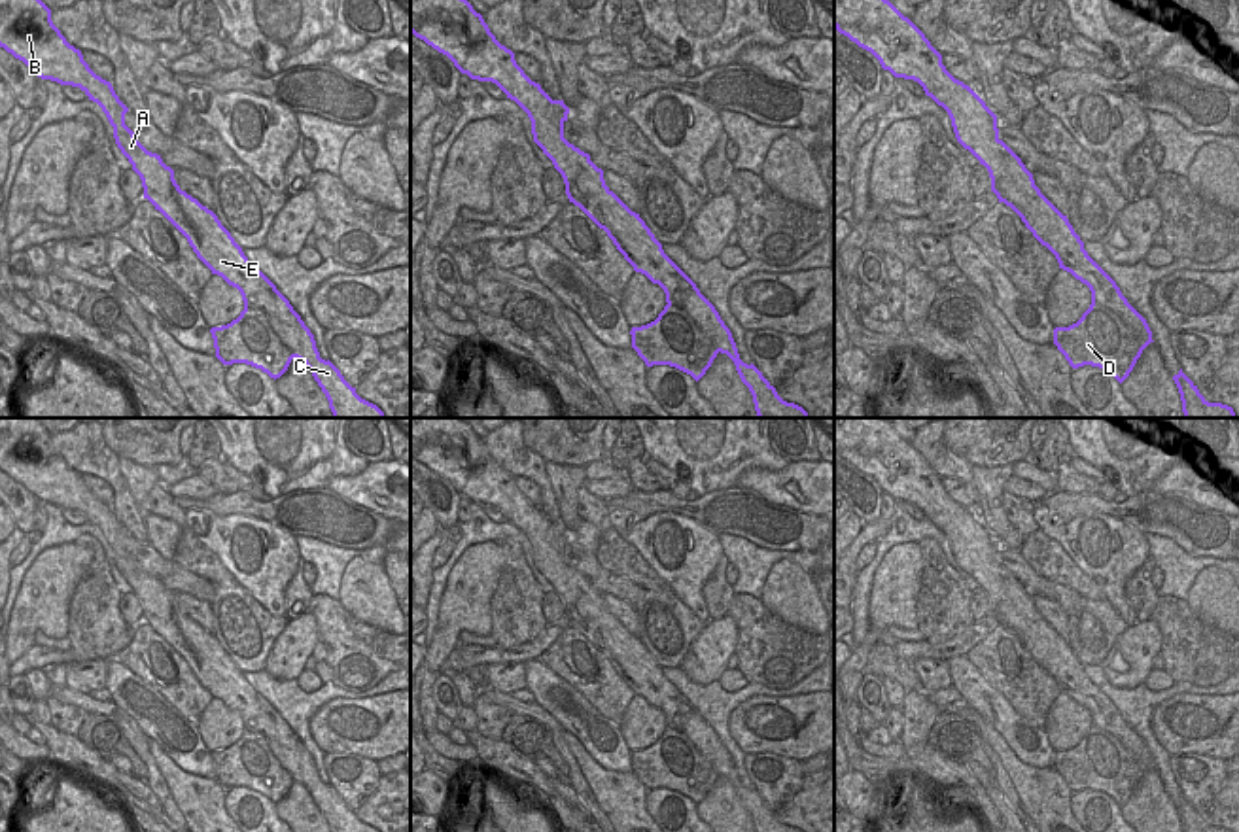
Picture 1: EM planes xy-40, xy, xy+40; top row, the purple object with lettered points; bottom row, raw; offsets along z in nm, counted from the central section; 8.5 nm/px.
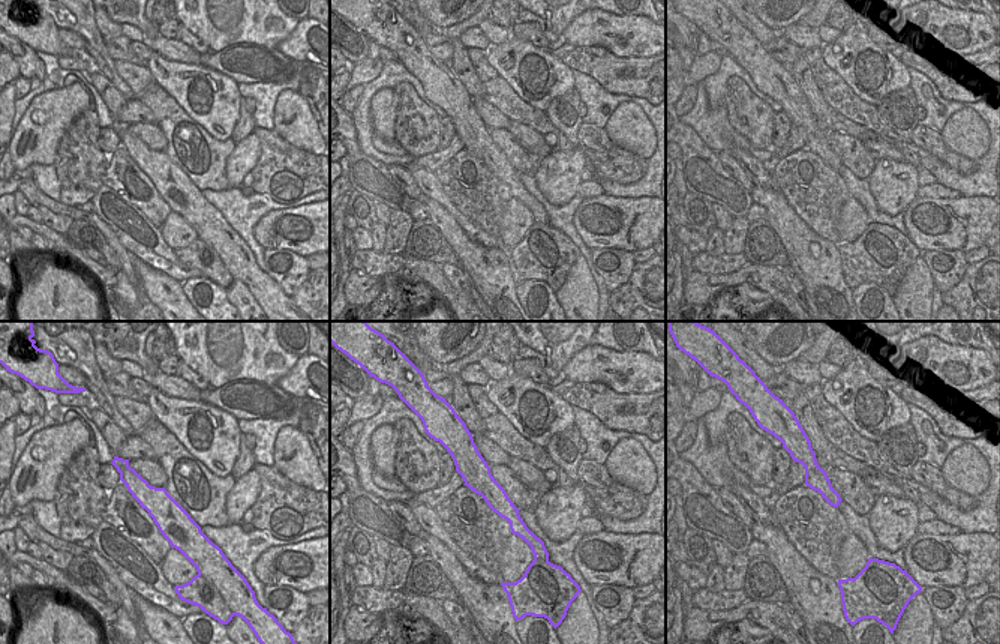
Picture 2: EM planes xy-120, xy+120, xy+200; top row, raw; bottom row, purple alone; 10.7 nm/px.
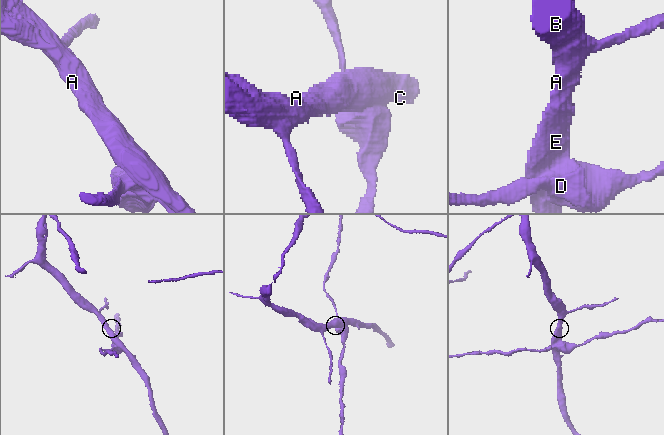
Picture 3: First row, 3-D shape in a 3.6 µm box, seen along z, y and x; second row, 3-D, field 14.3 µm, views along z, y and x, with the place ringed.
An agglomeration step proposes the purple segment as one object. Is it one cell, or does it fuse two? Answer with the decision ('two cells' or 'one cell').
two cells

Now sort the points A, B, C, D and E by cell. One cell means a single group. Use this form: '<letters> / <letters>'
A B C E / D

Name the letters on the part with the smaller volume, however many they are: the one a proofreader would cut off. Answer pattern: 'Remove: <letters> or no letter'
Remove: D

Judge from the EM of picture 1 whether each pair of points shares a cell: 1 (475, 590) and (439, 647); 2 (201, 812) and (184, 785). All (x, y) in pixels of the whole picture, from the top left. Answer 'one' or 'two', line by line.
1: one
2: one

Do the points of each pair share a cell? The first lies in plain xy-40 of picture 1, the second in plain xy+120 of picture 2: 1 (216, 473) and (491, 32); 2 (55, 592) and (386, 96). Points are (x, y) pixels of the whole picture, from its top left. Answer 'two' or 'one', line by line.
1: two
2: one

